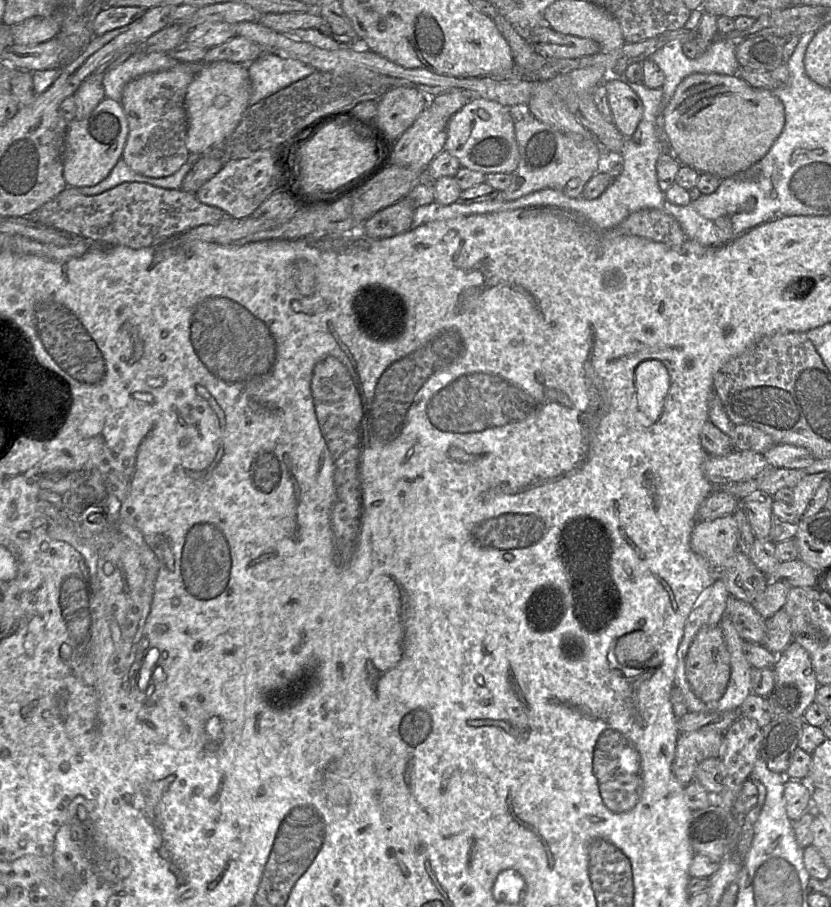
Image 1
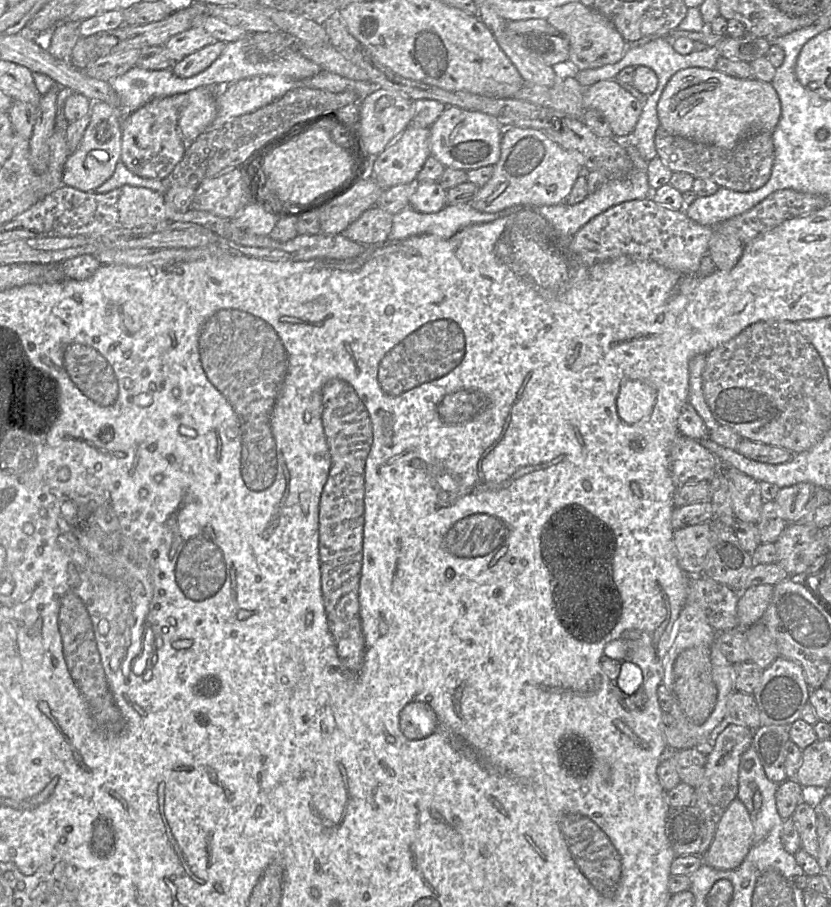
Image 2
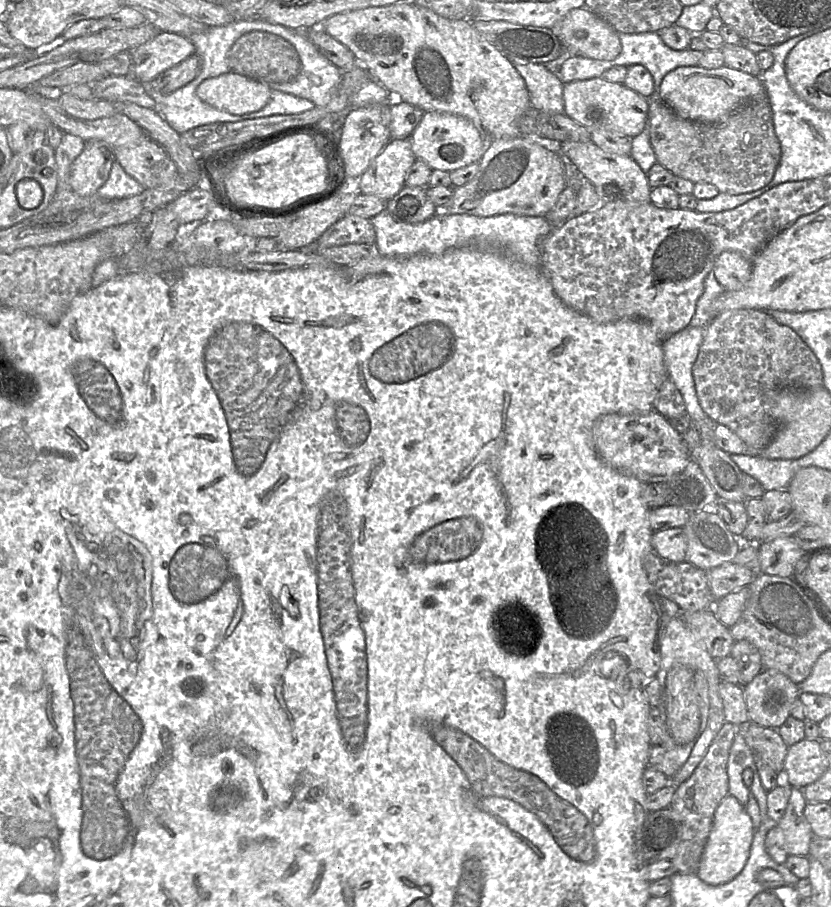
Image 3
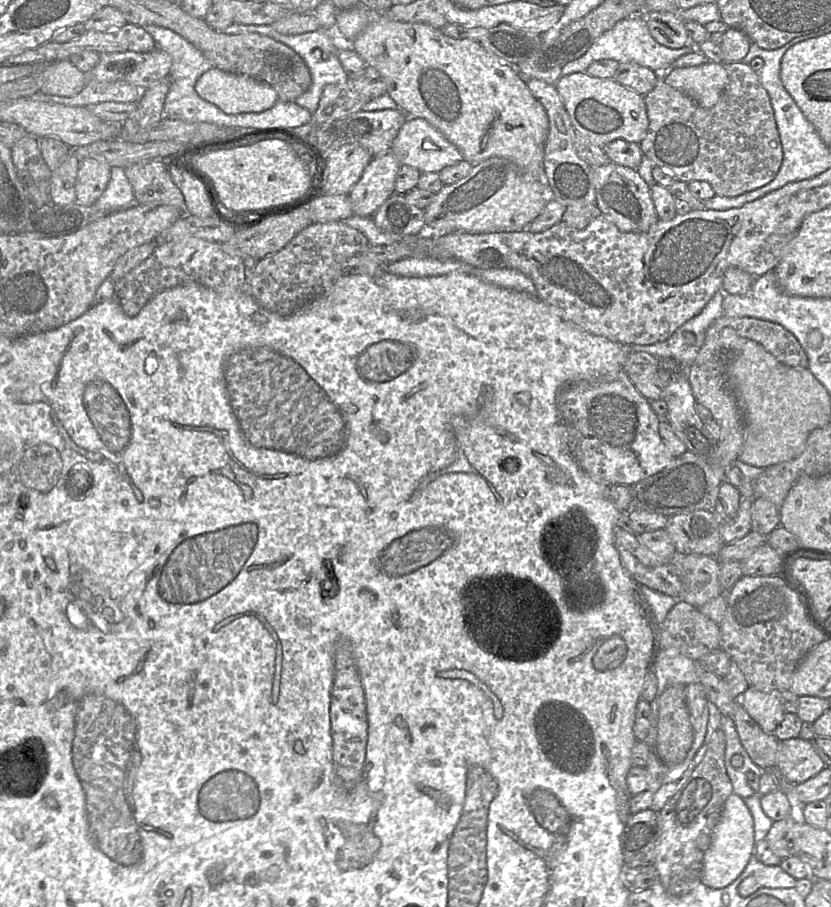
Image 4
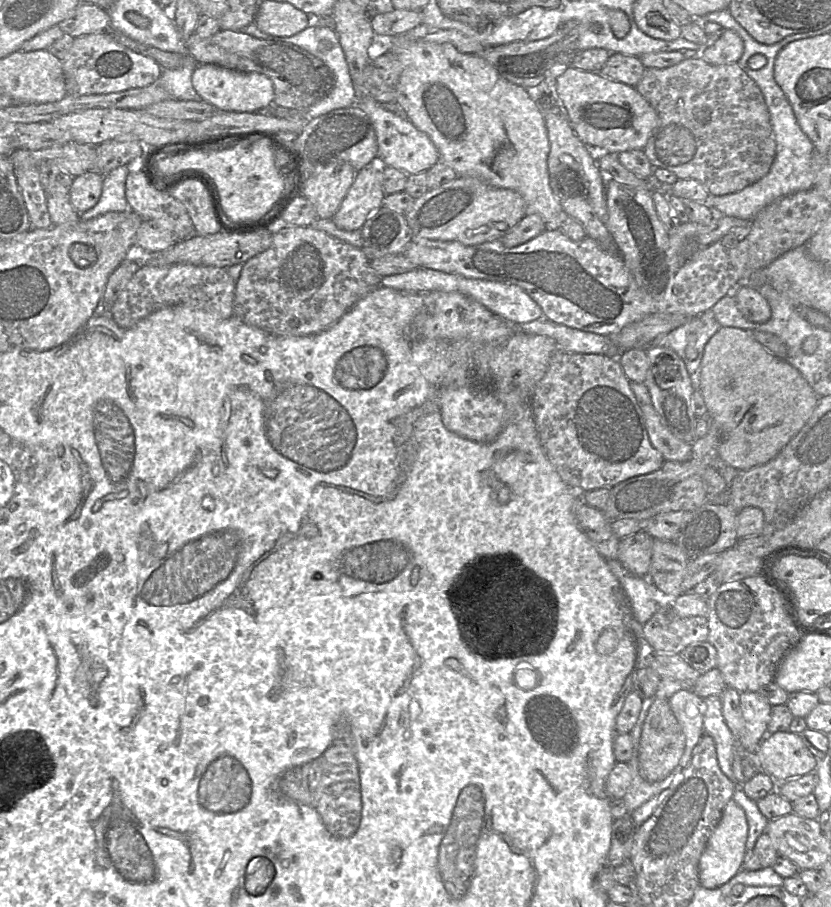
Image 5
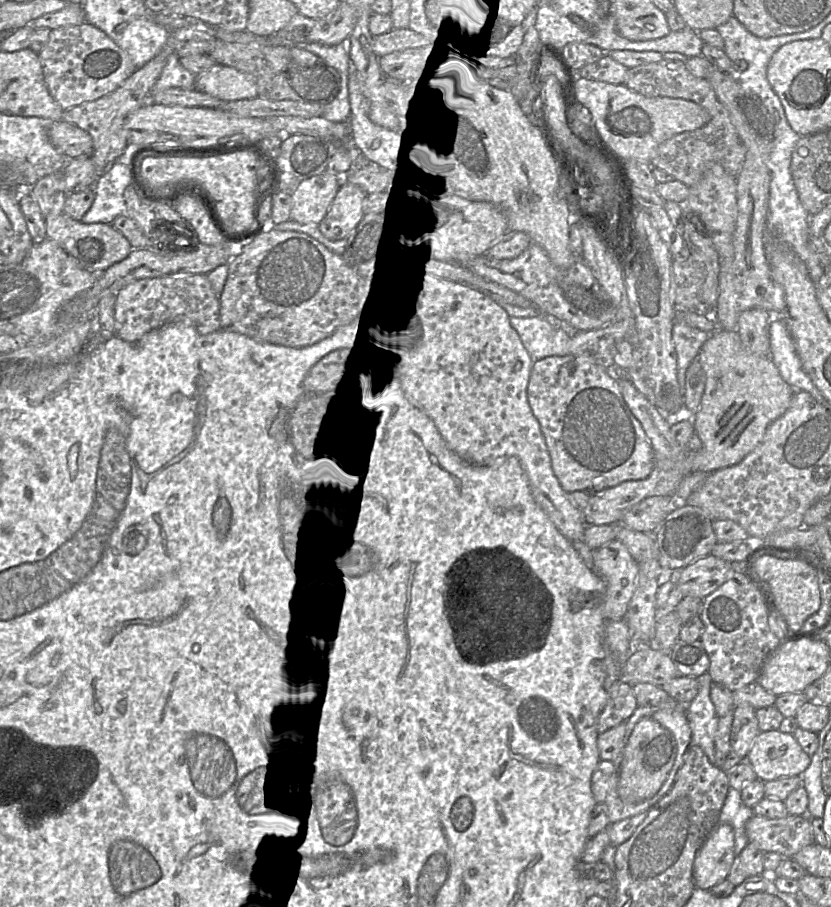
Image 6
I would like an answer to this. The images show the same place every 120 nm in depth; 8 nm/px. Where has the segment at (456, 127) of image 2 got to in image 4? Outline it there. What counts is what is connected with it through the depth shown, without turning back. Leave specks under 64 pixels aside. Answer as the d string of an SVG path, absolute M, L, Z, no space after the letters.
M410 117L400 128L393 141L391 152L401 165L408 165L420 172L440 172L447 166L454 165L463 160L458 148L445 136L422 118Z

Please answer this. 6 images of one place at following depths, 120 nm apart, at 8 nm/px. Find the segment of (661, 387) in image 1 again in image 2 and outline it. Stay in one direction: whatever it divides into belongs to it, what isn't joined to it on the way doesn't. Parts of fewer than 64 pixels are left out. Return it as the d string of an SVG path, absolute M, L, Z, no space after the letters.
M627 381L617 397L617 412L629 424L646 420L655 404L655 389L642 381Z

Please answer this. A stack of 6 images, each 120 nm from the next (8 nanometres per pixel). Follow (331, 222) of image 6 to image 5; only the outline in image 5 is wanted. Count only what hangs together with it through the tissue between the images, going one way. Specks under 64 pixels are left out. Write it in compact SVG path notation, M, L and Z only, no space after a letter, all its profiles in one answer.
M373 162L357 170L353 184L332 220L342 230L361 229L367 218L383 205L385 196L382 166Z

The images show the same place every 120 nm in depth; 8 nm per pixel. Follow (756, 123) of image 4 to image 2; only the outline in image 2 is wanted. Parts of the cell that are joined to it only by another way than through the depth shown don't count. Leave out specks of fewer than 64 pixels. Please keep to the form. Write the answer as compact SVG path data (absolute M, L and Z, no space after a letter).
M659 126L655 135L655 147L658 157L673 172L686 172L695 179L709 179L720 187L737 192L754 191L764 186L771 176L775 157L770 132L750 135L740 140L733 148L725 149L671 134Z

